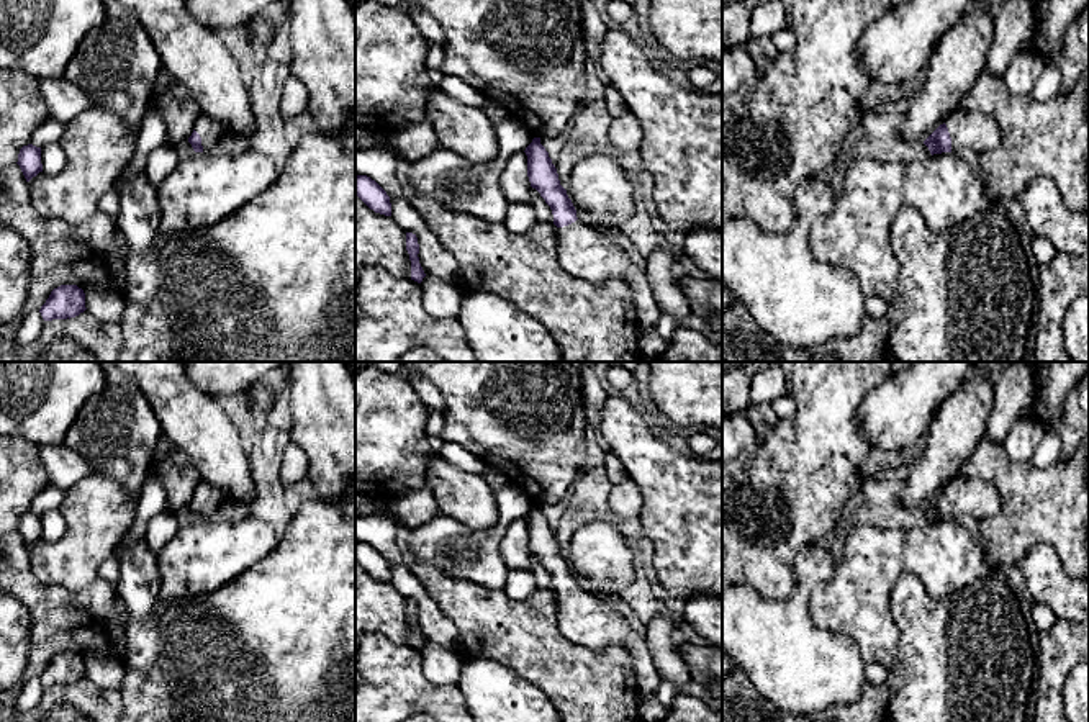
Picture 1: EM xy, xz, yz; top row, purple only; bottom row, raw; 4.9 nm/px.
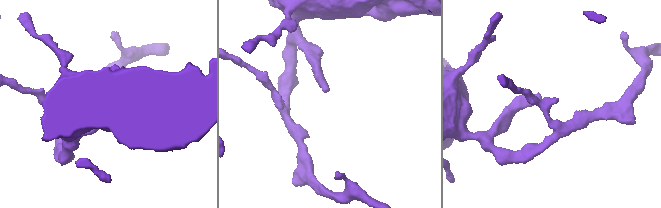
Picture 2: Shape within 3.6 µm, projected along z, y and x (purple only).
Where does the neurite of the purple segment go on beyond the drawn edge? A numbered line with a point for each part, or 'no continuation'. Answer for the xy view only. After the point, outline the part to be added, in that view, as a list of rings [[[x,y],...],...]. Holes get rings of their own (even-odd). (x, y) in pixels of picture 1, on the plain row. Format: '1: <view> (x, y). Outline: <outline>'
1: xy (210, 496). Outline: [[[200,481],[195,486],[193,496],[201,504],[203,517],[208,517],[213,511],[216,511],[219,506],[228,503],[228,499],[224,498],[224,493],[208,481]]]

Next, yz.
1: yz (973, 496). Outline: [[[958,476],[945,486],[951,504],[951,517],[973,516],[981,521],[997,512],[997,490],[984,478]]]

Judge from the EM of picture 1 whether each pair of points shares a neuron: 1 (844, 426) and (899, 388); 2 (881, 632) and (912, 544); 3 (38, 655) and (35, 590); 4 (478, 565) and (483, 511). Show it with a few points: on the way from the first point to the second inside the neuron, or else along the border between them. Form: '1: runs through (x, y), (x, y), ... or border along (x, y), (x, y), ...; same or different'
1: border along (878, 383), (857, 410), (860, 429), (870, 447); different
2: runs through (878, 611), (878, 578), (891, 565); same
3: runs through (41, 639), (41, 606); same
4: border along (500, 513), (485, 529), (470, 529), (446, 514); different

